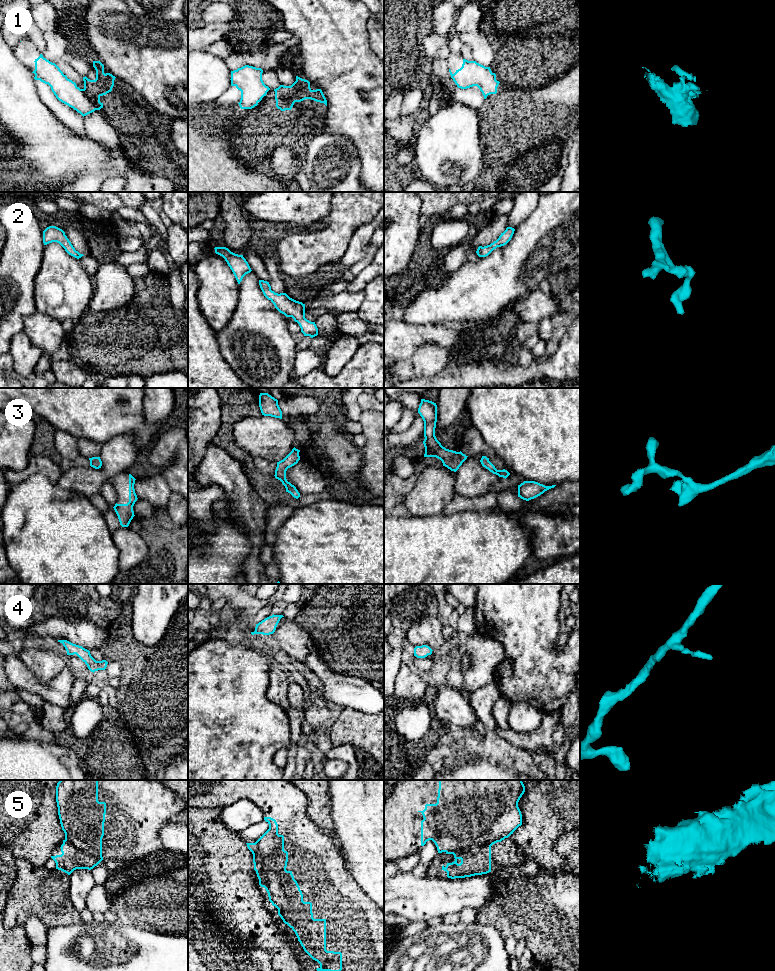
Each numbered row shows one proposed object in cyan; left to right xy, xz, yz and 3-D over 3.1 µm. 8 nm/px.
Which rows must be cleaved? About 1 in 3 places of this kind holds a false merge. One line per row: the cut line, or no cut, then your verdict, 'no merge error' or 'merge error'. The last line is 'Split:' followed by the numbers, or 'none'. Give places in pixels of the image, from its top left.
1: no cut; no merge error
2: no cut; no merge error
3: no cut; no merge error
4: no cut; no merge error
5: cut in xz along (254, 843), (260, 856), (264, 879), (270, 897), (275, 905); merge error
Split: 5

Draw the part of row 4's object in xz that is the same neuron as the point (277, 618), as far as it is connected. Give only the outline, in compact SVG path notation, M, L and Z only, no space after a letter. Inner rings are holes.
M273 614L272 616L265 618L264 620L256 624L255 631L251 632L251 634L252 635L254 634L263 634L263 635L273 634L282 617L284 616Z

